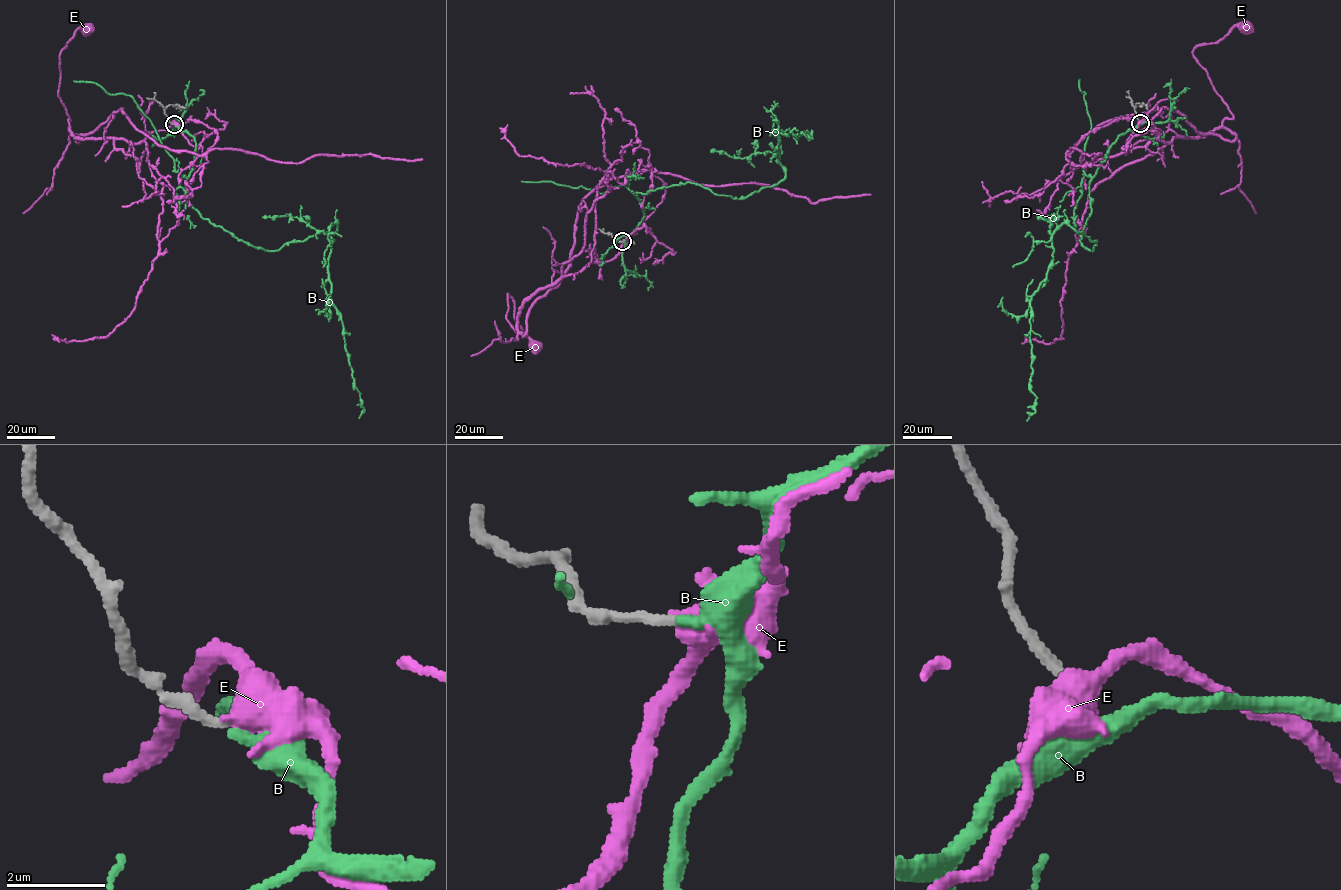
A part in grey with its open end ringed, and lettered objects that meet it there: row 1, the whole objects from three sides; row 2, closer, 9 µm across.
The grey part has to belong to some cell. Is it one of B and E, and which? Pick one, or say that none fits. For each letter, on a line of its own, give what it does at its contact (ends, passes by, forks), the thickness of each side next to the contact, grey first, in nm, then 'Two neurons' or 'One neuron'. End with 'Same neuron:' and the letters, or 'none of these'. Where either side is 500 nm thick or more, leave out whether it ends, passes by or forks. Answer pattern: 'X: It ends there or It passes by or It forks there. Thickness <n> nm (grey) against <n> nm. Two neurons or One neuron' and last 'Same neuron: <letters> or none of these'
B: It ends there. Thickness 220 nm (grey) against 360 nm. One neuron
E: It passes by. Thickness 240 nm (grey) against 380 nm. Two neurons
Same neuron: B

